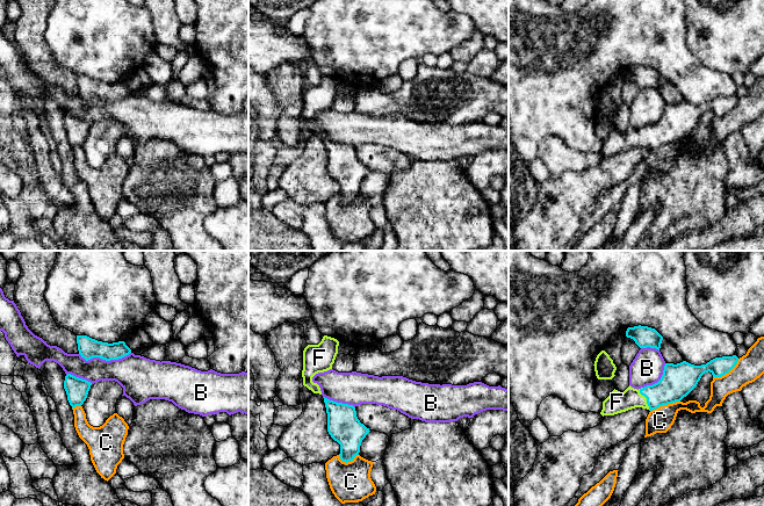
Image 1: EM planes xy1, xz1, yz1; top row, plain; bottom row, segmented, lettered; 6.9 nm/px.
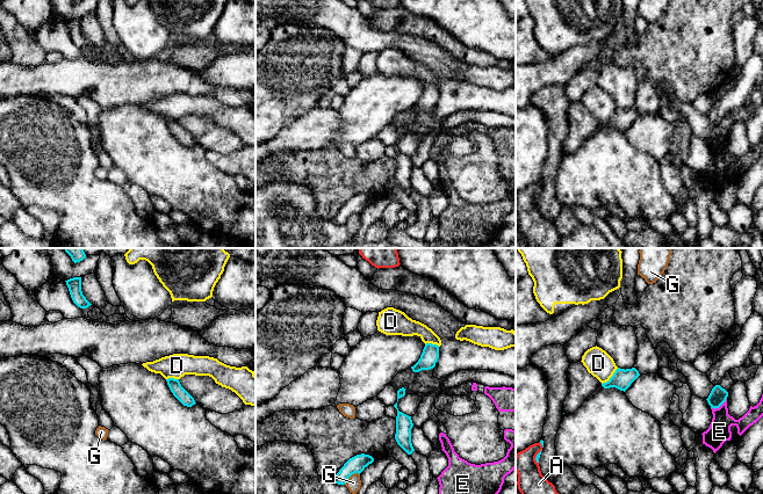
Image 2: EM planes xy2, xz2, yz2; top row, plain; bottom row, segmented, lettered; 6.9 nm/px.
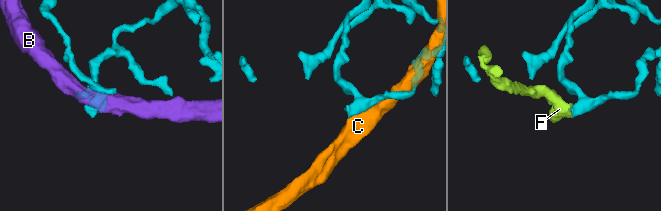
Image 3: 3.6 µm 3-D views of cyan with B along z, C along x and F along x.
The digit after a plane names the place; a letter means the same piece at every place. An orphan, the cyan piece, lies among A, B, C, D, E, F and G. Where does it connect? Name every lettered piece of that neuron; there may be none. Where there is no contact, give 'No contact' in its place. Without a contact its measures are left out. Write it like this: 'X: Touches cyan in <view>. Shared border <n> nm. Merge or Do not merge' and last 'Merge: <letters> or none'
A: Touches cyan in yz2. Shared border 110 nm. Do not merge
B: Touches cyan in xy1. Shared border 360 nm. Do not merge
C: Touches cyan in yz1. Shared border 220 nm. Do not merge
D: Touches cyan in yz2. Shared border 170 nm. Do not merge
E: Touches cyan in yz2. Shared border 130 nm. Do not merge
F: Touches cyan in yz1. Shared border 160 nm. Merge
G: Touches cyan in xz2. Shared border 130 nm. Do not merge
Merge: F

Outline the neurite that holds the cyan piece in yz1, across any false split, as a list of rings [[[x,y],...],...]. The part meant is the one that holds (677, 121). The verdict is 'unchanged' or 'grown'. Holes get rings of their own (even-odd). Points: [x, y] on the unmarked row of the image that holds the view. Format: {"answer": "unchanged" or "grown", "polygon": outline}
{"answer": "grown", "polygon": [[[722,96],[715,97],[706,104],[694,106],[686,101],[680,103],[665,103],[661,120],[641,129],[630,125],[624,131],[613,130],[603,142],[600,154],[614,156],[635,147],[656,150],[660,146],[680,142],[698,124],[705,113],[711,113],[714,117],[728,114],[737,103],[738,97]]]}

